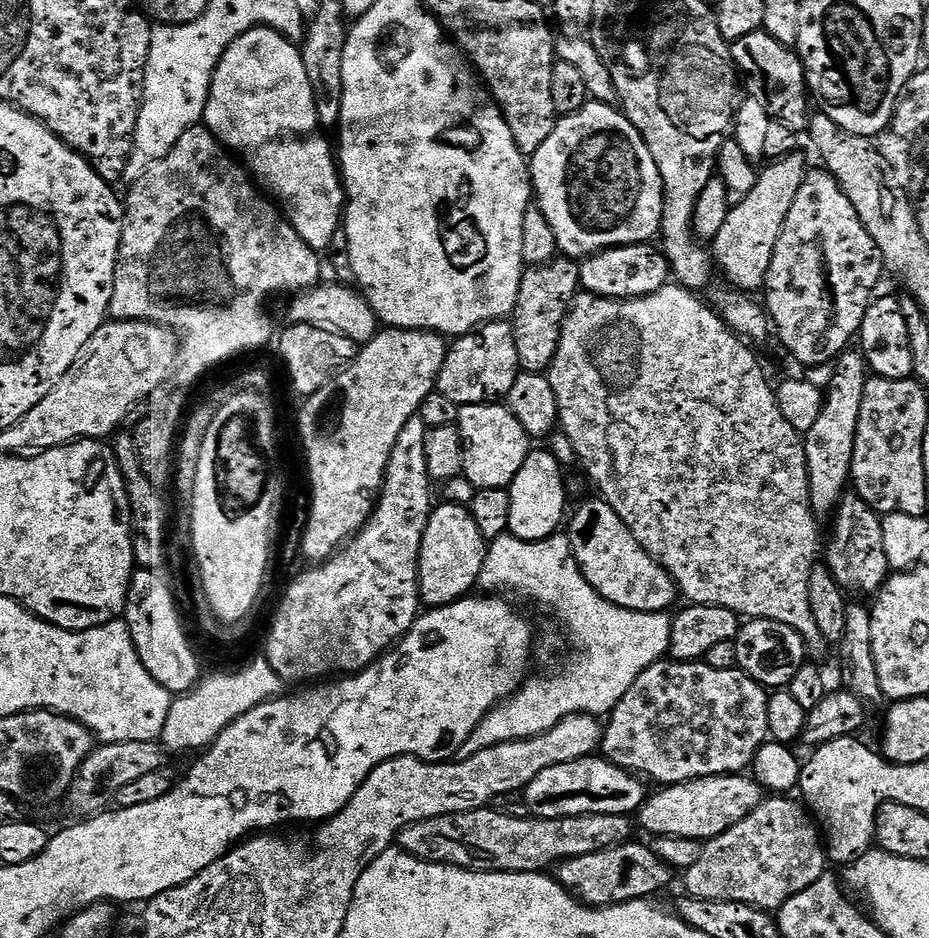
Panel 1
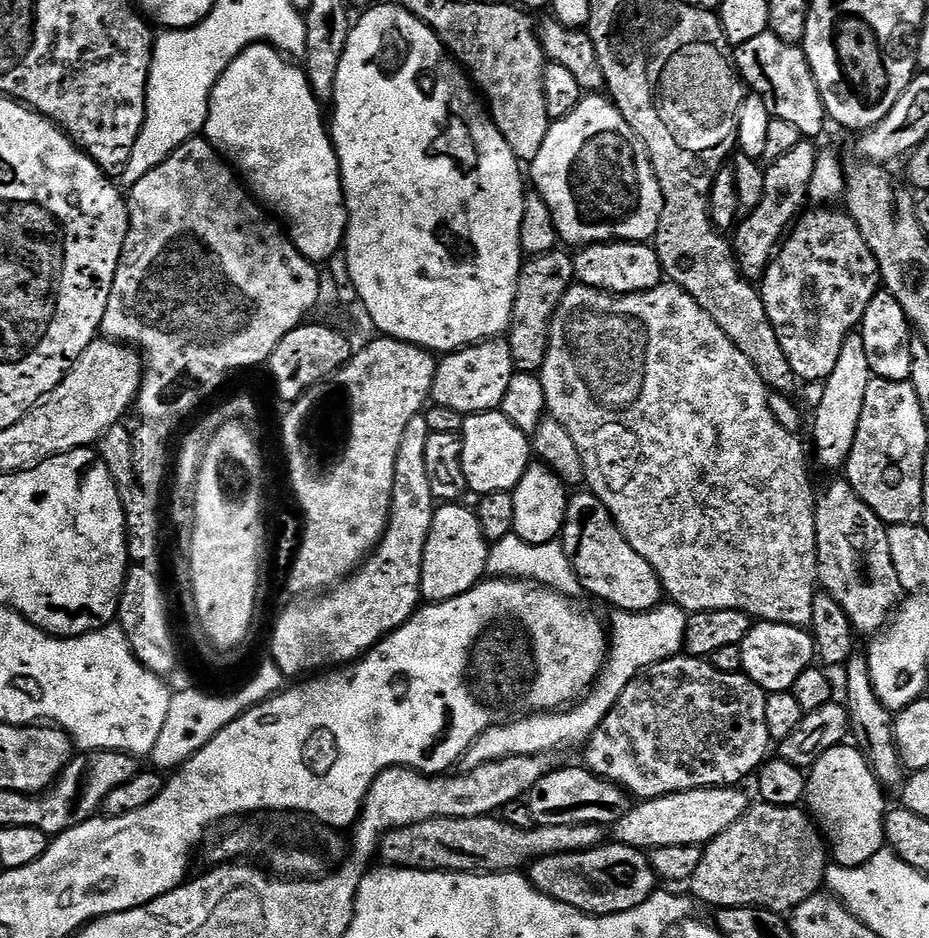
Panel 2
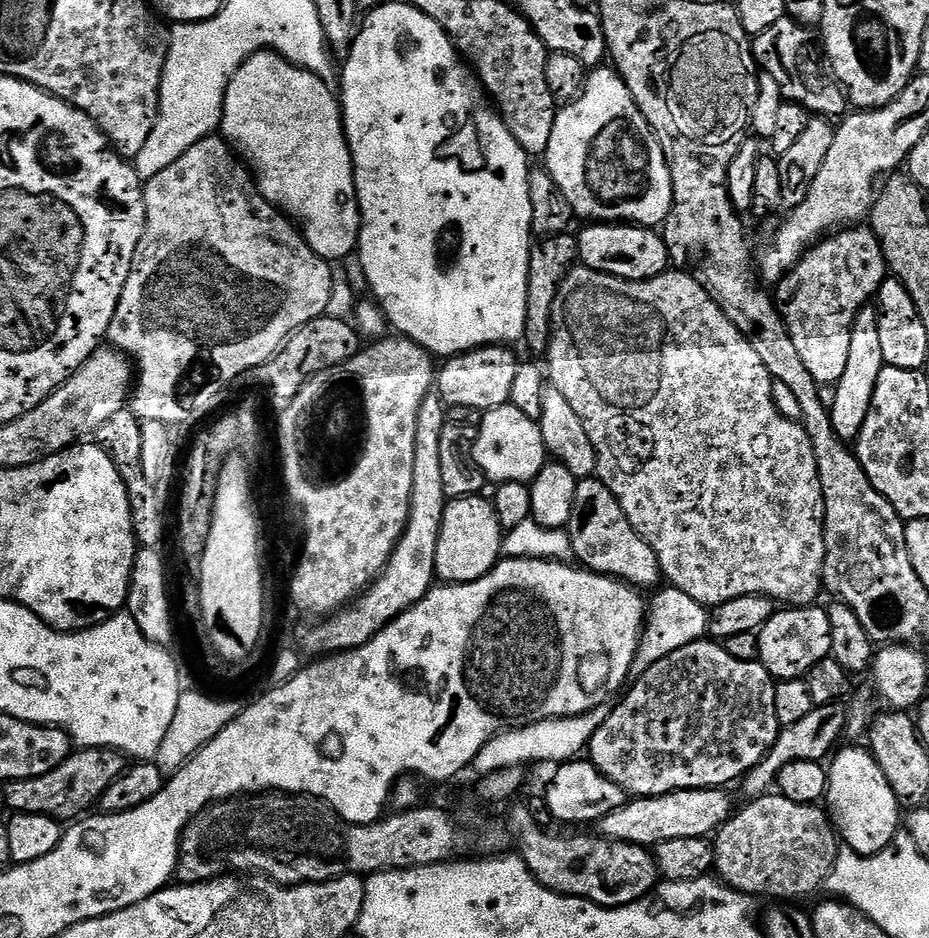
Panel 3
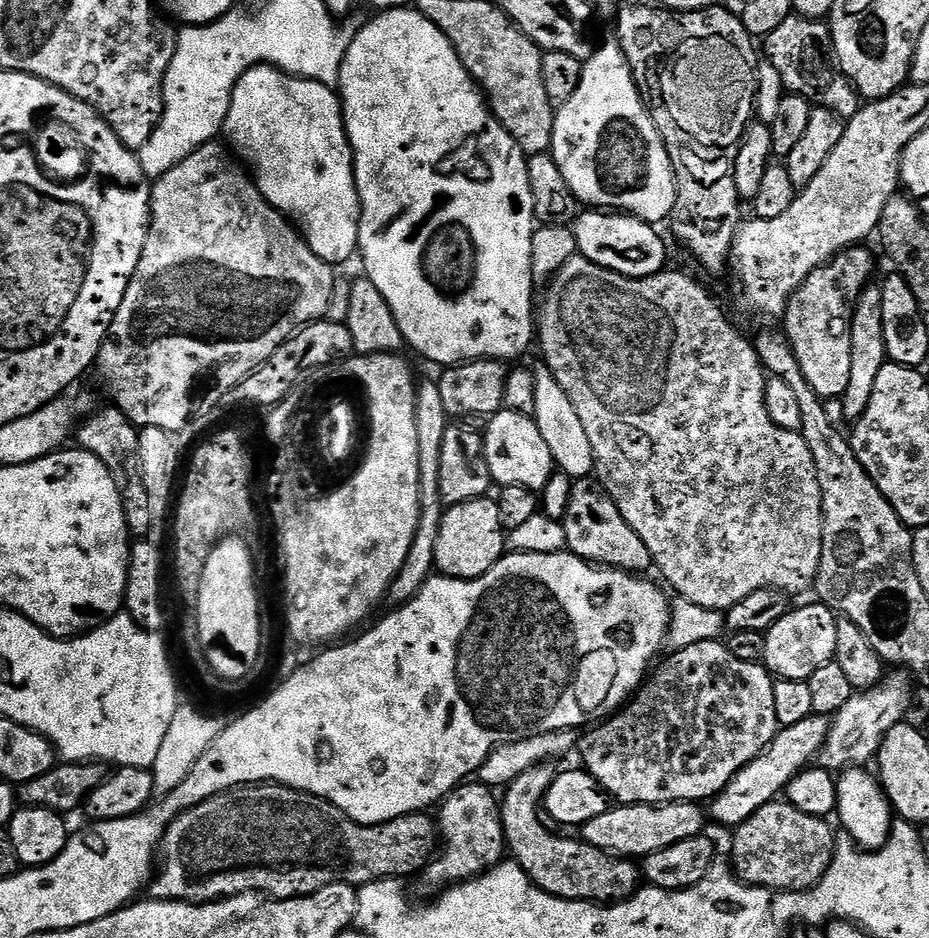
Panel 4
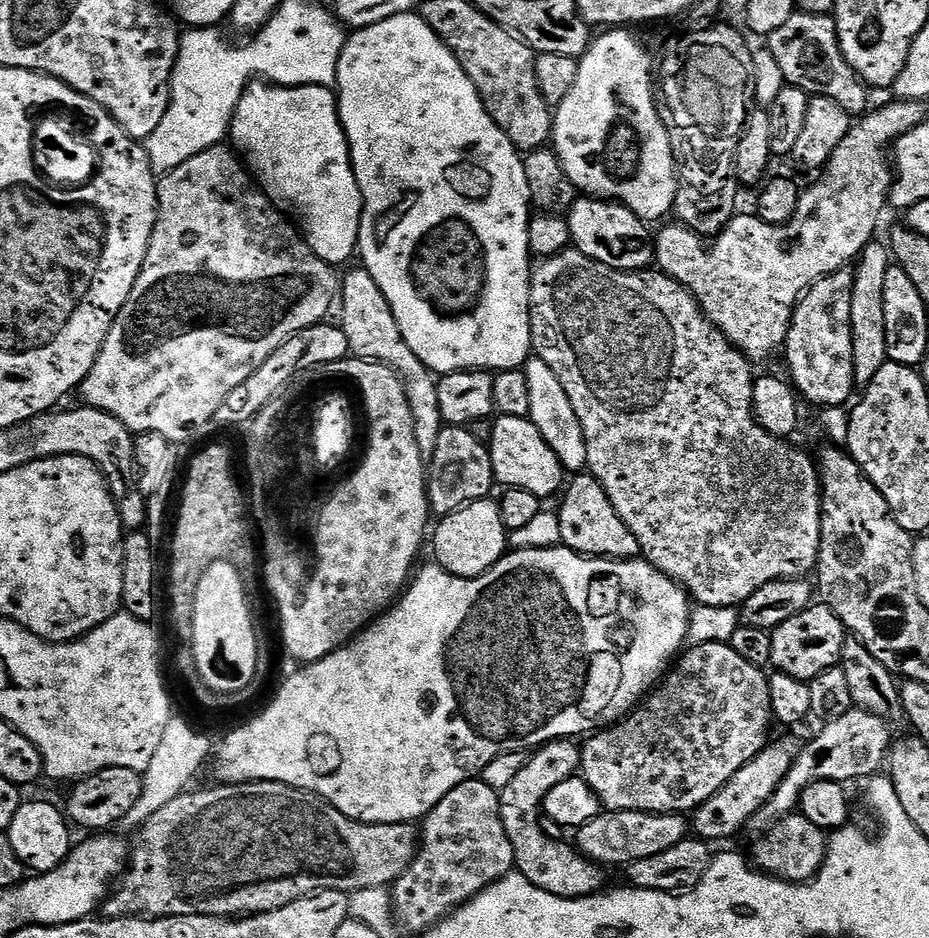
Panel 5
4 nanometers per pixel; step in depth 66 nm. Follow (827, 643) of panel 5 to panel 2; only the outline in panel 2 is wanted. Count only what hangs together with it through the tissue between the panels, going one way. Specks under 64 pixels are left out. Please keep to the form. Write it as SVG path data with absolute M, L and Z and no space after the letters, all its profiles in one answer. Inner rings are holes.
M764 618L759 622L761 624L756 622L751 625L749 632L738 646L740 649L740 664L743 671L747 672L753 679L758 680L769 693L787 692L795 689L796 679L805 670L813 667L814 660L812 660L812 655L815 657L818 652L815 635L807 627L799 624L790 624L783 620L769 620Z

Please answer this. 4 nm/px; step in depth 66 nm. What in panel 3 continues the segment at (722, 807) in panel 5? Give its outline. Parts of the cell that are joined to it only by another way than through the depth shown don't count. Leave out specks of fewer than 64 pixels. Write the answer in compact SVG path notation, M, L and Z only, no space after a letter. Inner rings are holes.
M839 703L821 704L813 707L806 718L801 718L798 722L781 727L779 736L776 737L774 746L764 755L760 761L742 778L744 792L749 801L756 800L767 793L775 785L776 775L790 762L799 760L823 761L824 755L833 751L832 746L839 740L846 730L846 712L840 709ZM832 748L832 749L831 749Z

